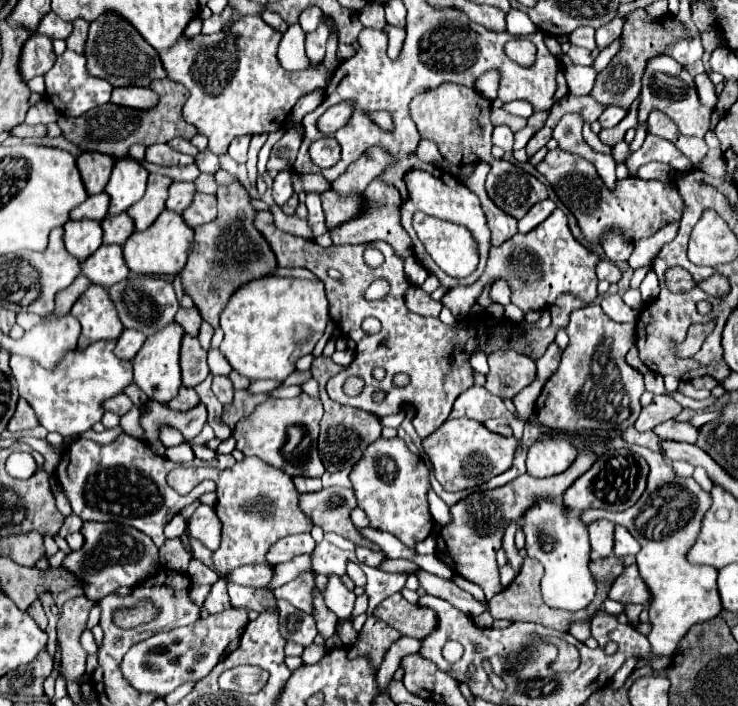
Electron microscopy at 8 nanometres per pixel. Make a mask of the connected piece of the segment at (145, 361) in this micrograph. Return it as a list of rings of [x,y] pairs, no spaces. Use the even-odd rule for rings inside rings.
[[[178,323],[168,325],[168,329],[162,329],[160,333],[154,333],[152,337],[146,339],[142,345],[140,353],[132,359],[134,365],[134,383],[148,395],[148,399],[158,401],[158,403],[168,403],[172,397],[178,395],[178,389],[182,387],[180,381],[180,339],[182,339],[184,329]]]

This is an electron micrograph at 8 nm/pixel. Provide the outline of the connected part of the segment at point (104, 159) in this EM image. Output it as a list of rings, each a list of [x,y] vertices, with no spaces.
[[[92,151],[92,153],[82,153],[76,159],[76,163],[78,163],[78,171],[82,175],[82,181],[84,181],[88,195],[104,191],[108,177],[110,177],[110,171],[114,167],[112,157],[98,153],[98,151]]]

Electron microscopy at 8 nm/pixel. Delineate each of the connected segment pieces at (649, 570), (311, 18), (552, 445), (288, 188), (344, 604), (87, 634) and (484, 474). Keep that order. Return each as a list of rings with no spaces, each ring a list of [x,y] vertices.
[[[636,445],[628,447],[642,453],[650,465],[648,487],[644,495],[634,507],[622,513],[604,513],[602,509],[588,509],[580,515],[580,519],[586,525],[596,519],[610,519],[618,525],[624,525],[632,533],[632,537],[636,537],[642,547],[636,555],[638,571],[652,599],[648,603],[652,630],[647,638],[656,653],[672,655],[676,651],[676,645],[680,643],[680,637],[684,637],[692,625],[714,619],[722,611],[716,589],[718,571],[708,565],[690,565],[686,561],[686,551],[696,541],[700,521],[710,509],[712,499],[692,477],[674,475],[672,467],[664,461],[660,453],[652,453],[650,449],[640,449]]]
[[[311,6],[301,13],[299,23],[305,33],[310,33],[318,27],[320,19],[323,18],[323,16],[324,13],[320,8]]]
[[[544,439],[536,441],[528,449],[528,475],[532,477],[552,477],[558,473],[564,473],[576,459],[578,451],[572,443],[568,441],[554,441],[554,439]]]
[[[286,169],[286,171],[280,171],[274,179],[274,187],[272,187],[272,197],[276,203],[286,203],[294,193],[294,187],[292,187],[292,173]]]
[[[328,575],[328,583],[324,589],[324,601],[330,611],[334,611],[340,619],[348,619],[354,607],[356,595],[342,583],[340,575]]]
[[[84,631],[82,633],[82,637],[80,637],[80,645],[84,647],[84,651],[88,653],[88,655],[94,655],[96,651],[98,651],[98,643],[96,643],[96,639],[94,639],[94,633],[92,631]]]
[[[448,419],[440,431],[422,441],[424,451],[432,461],[434,475],[446,491],[476,487],[494,475],[504,473],[512,465],[516,445],[516,437],[496,435],[474,419]]]

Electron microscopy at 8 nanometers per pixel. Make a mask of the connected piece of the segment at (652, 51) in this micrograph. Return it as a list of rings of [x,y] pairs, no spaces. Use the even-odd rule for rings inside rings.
[[[634,9],[624,17],[622,35],[626,39],[622,51],[610,61],[610,65],[602,73],[598,73],[596,83],[590,91],[590,97],[594,97],[602,105],[618,105],[628,109],[628,105],[636,99],[640,91],[640,77],[644,73],[644,65],[652,57],[660,55],[668,43],[680,39],[684,33],[680,25],[674,21],[674,15],[664,15],[660,19],[654,19],[654,17],[648,17],[644,9]]]

